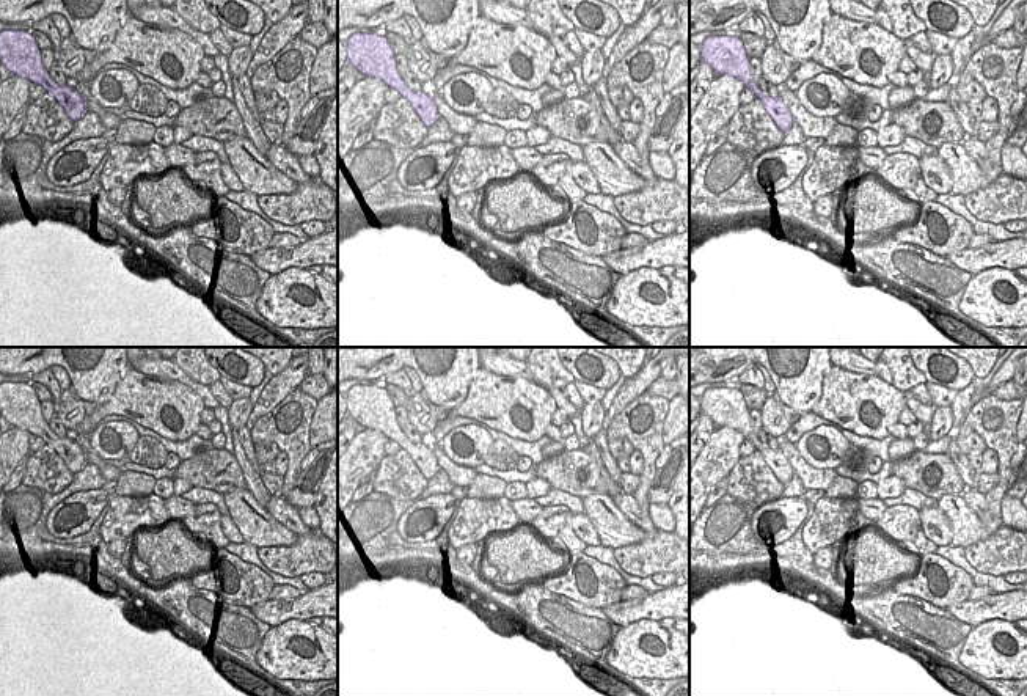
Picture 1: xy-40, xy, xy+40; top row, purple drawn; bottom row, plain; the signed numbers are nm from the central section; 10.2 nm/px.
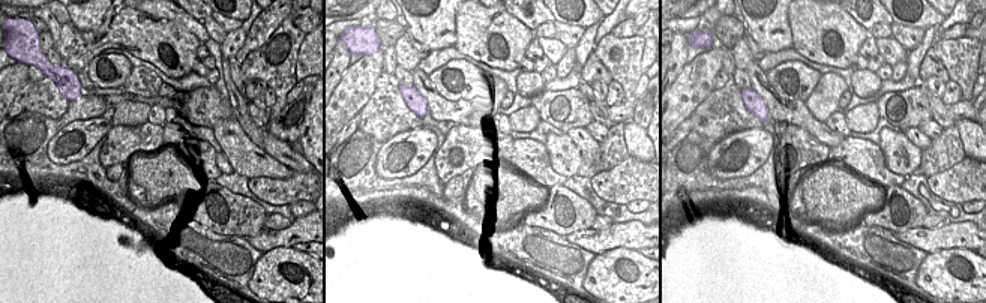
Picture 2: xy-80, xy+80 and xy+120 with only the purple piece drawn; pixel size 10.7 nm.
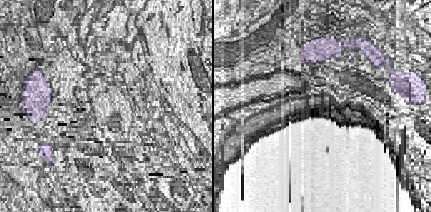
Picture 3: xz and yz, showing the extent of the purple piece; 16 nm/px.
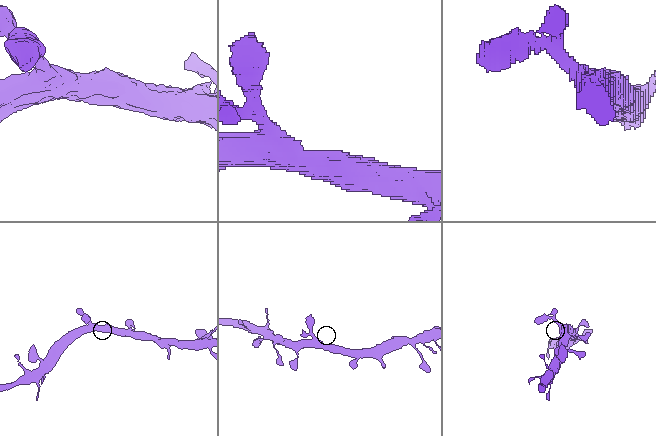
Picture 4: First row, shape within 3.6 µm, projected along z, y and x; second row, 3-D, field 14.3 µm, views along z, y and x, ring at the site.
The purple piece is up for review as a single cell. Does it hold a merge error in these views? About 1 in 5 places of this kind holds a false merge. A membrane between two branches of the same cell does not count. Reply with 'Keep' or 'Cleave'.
Keep

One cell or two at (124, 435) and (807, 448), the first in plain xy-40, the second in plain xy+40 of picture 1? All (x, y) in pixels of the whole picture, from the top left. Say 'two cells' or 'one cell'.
one cell

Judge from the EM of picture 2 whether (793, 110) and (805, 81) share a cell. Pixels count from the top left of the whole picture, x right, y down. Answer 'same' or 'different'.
different

